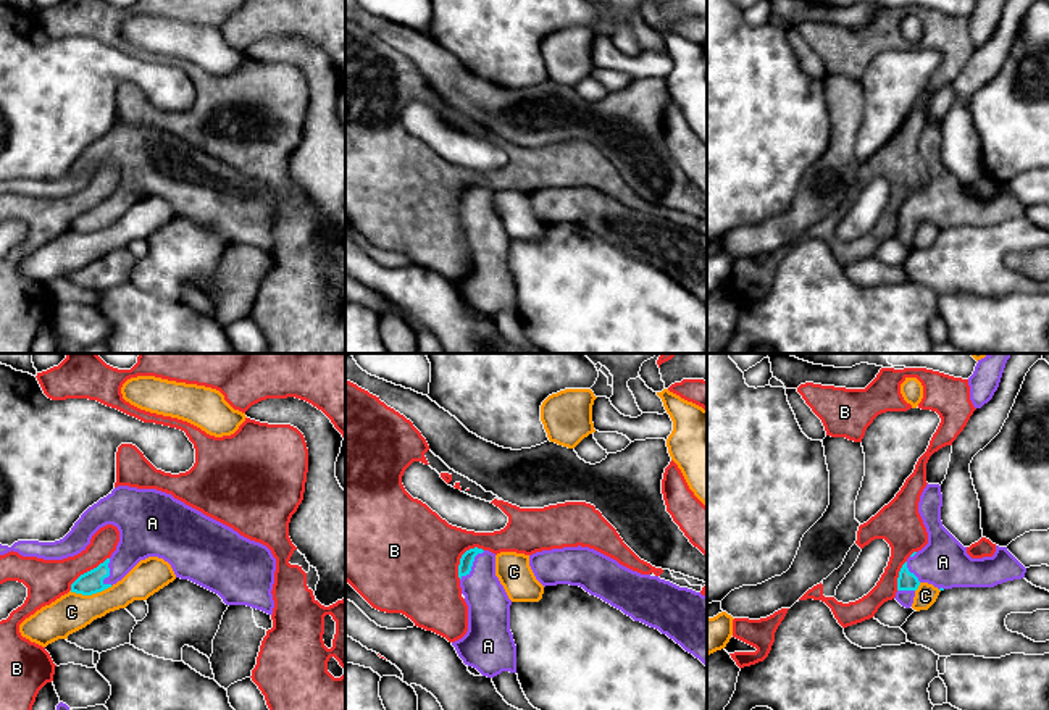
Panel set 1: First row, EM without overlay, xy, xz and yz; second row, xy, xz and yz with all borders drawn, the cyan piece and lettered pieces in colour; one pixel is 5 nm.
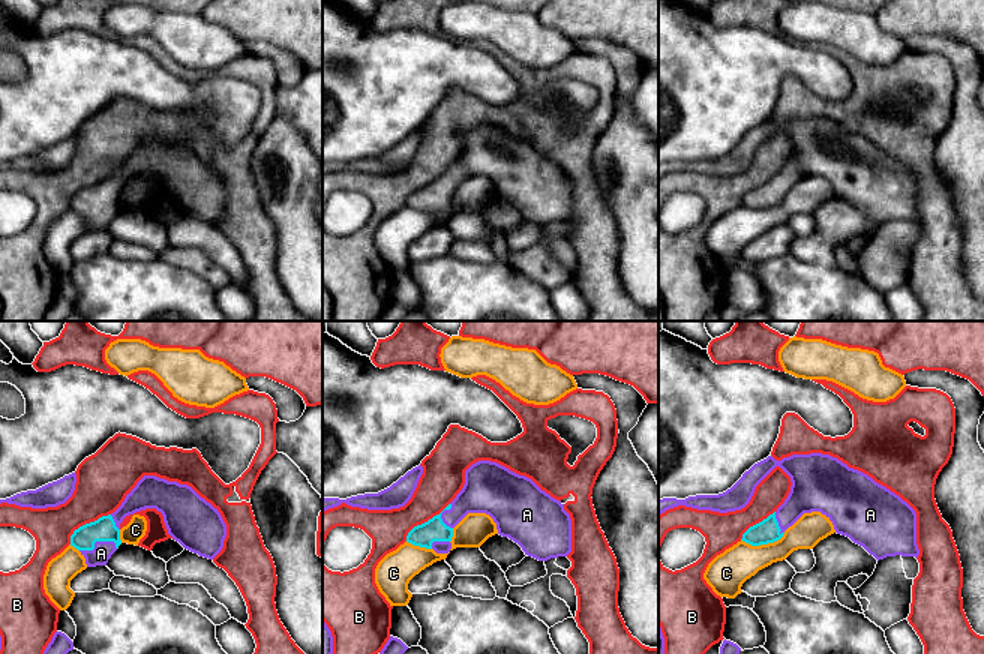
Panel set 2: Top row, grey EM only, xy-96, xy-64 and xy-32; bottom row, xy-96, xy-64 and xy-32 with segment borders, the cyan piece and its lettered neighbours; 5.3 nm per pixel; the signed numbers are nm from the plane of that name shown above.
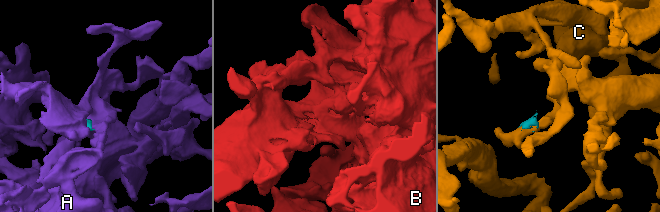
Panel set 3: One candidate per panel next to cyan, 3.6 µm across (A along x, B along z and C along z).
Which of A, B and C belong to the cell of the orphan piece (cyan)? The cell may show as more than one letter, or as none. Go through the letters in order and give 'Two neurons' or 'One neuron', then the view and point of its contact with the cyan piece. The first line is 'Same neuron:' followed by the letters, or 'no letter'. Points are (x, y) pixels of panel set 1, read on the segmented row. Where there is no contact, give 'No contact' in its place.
Same neuron: A
A: One neuron. Touches cyan at xz (472, 563)
B: Two neurons. Touches cyan at xz (462, 557)
C: Two neurons. Touches cyan at xy (91, 594)

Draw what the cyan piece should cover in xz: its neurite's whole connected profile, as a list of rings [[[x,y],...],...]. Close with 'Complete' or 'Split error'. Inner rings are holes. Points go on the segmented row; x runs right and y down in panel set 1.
[[[478,547],[466,550],[460,558],[458,578],[468,605],[468,631],[452,642],[458,657],[487,678],[502,671],[516,673],[512,600],[495,576],[495,553]]]. Split error

